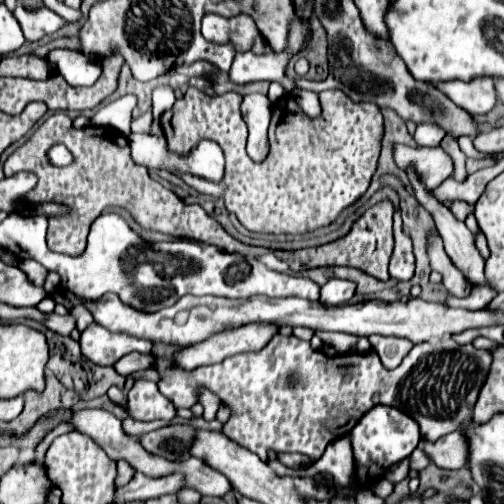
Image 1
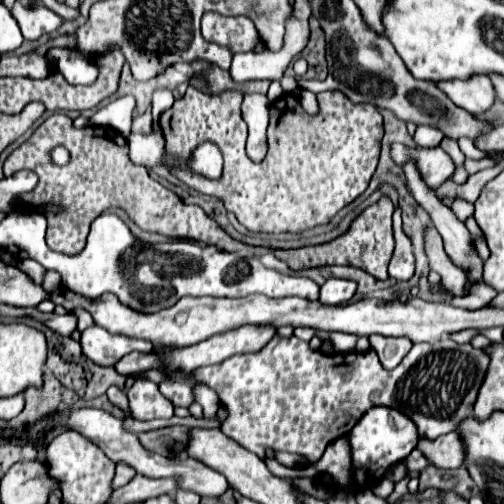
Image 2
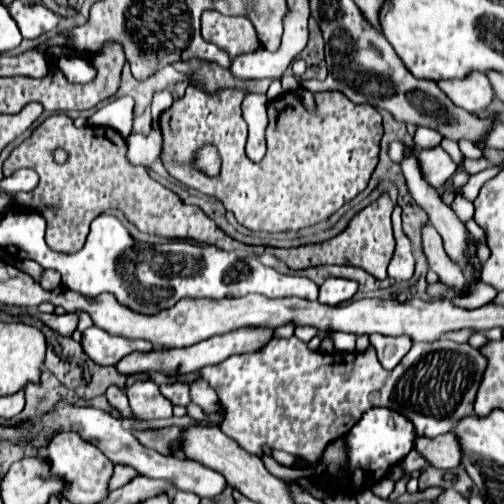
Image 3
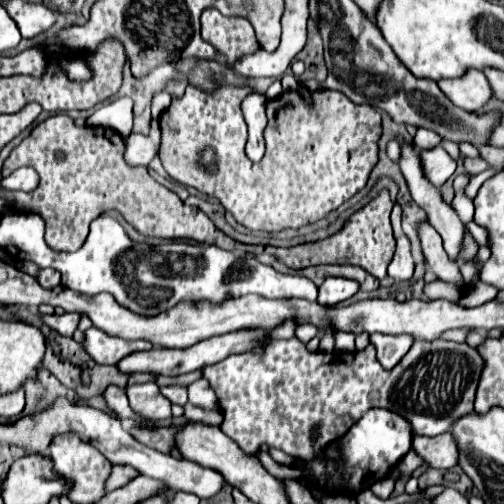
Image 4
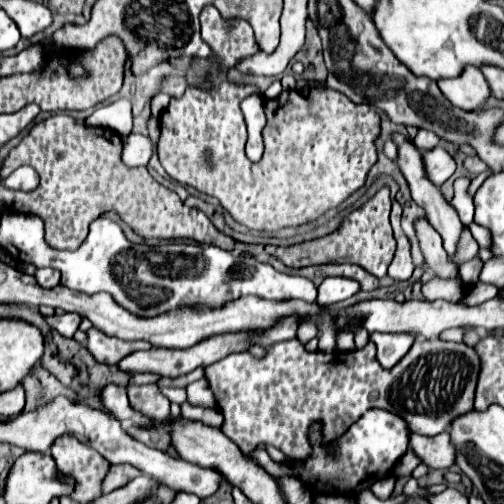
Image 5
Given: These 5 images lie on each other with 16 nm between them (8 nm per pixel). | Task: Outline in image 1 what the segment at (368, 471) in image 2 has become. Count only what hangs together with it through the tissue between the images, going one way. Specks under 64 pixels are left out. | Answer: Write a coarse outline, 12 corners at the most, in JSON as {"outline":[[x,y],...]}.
{"outline":[[378,404],[352,430],[370,488],[422,440],[416,420]]}

